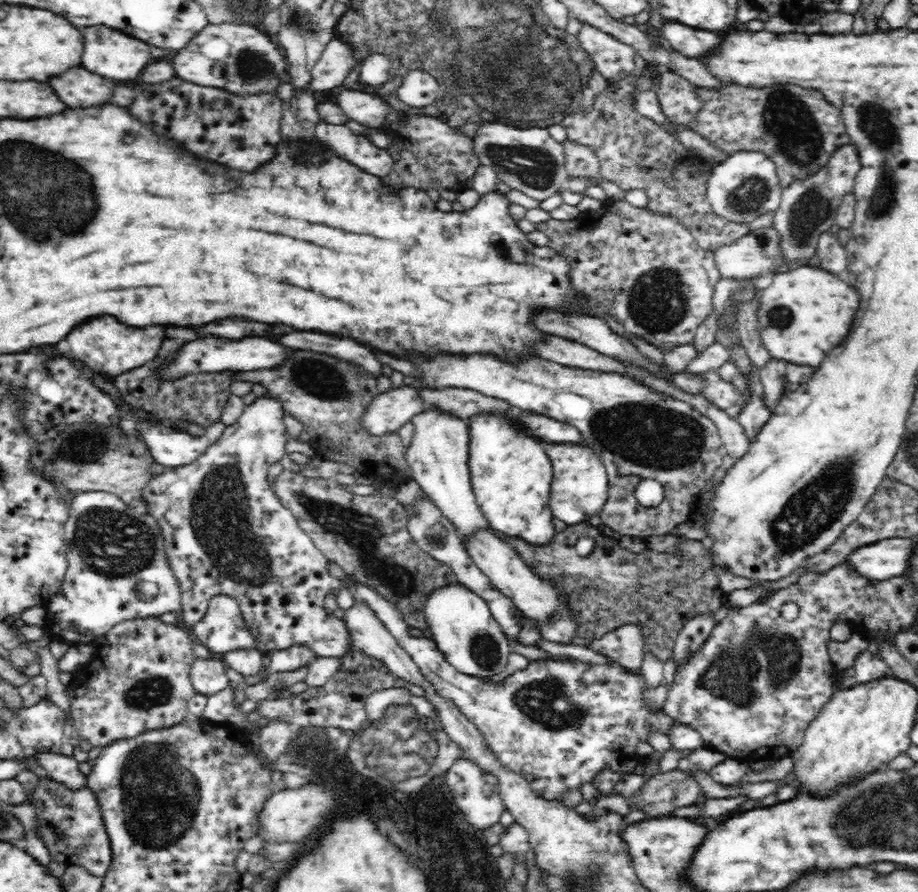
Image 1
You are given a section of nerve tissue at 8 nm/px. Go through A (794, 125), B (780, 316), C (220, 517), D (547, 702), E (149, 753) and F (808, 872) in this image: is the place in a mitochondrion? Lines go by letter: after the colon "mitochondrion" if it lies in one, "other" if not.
A: mitochondrion
B: mitochondrion
C: mitochondrion
D: mitochondrion
E: mitochondrion
F: other

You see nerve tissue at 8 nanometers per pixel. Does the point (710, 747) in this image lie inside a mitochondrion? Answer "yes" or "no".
no

